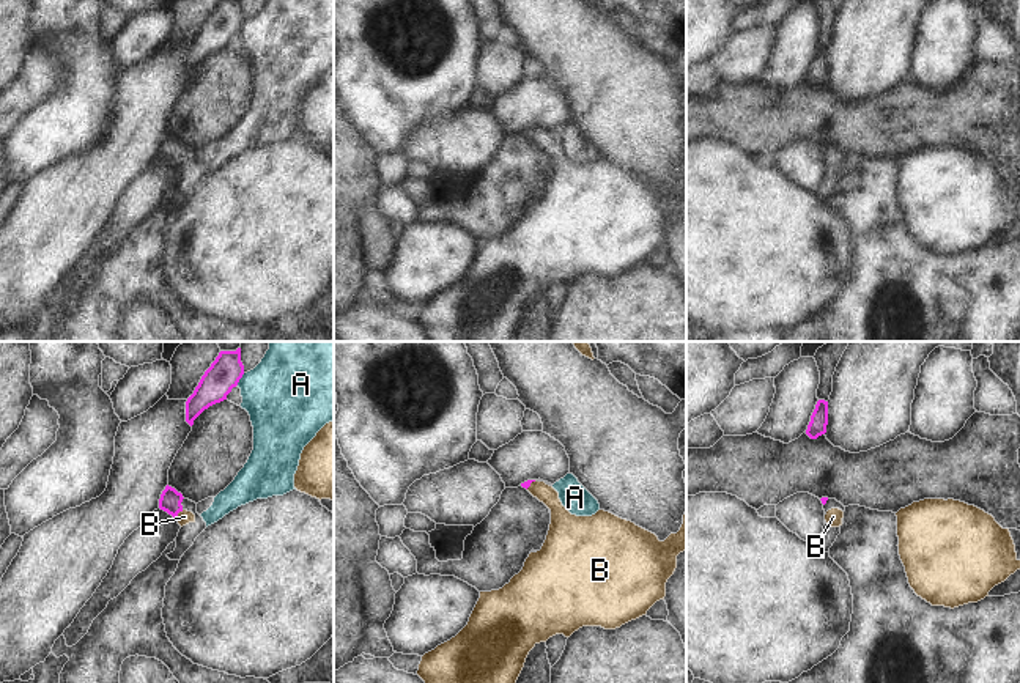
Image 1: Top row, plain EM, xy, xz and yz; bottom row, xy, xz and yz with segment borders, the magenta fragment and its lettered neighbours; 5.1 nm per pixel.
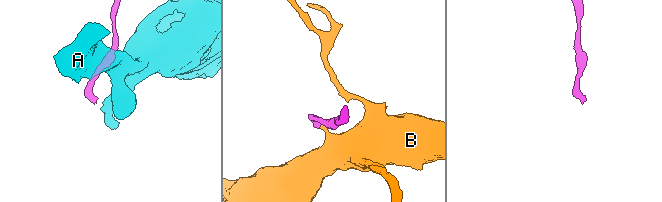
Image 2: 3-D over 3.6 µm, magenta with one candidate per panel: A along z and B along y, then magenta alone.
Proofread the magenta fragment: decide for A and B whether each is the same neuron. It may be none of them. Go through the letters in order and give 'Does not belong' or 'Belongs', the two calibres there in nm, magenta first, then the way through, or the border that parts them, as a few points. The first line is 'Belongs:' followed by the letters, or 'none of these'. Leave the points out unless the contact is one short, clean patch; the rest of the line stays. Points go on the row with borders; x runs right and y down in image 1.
Belongs: B
A: Does not belong. Thickness 160 nm (magenta) against 420 nm. Boundary: xy (244, 373), (236, 384)
B: Belongs. Thickness 110 nm (magenta) against 70 nm. Path across: xy (170, 499), (178, 512), (184, 516).

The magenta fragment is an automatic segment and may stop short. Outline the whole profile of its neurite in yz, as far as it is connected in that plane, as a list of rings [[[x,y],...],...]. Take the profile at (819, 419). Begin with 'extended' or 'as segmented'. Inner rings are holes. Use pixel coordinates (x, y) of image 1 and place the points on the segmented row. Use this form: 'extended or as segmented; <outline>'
as segmented; [[[819,400],[811,415],[806,434],[811,439],[817,439],[819,436],[826,433],[826,425],[828,425],[828,401]]]

